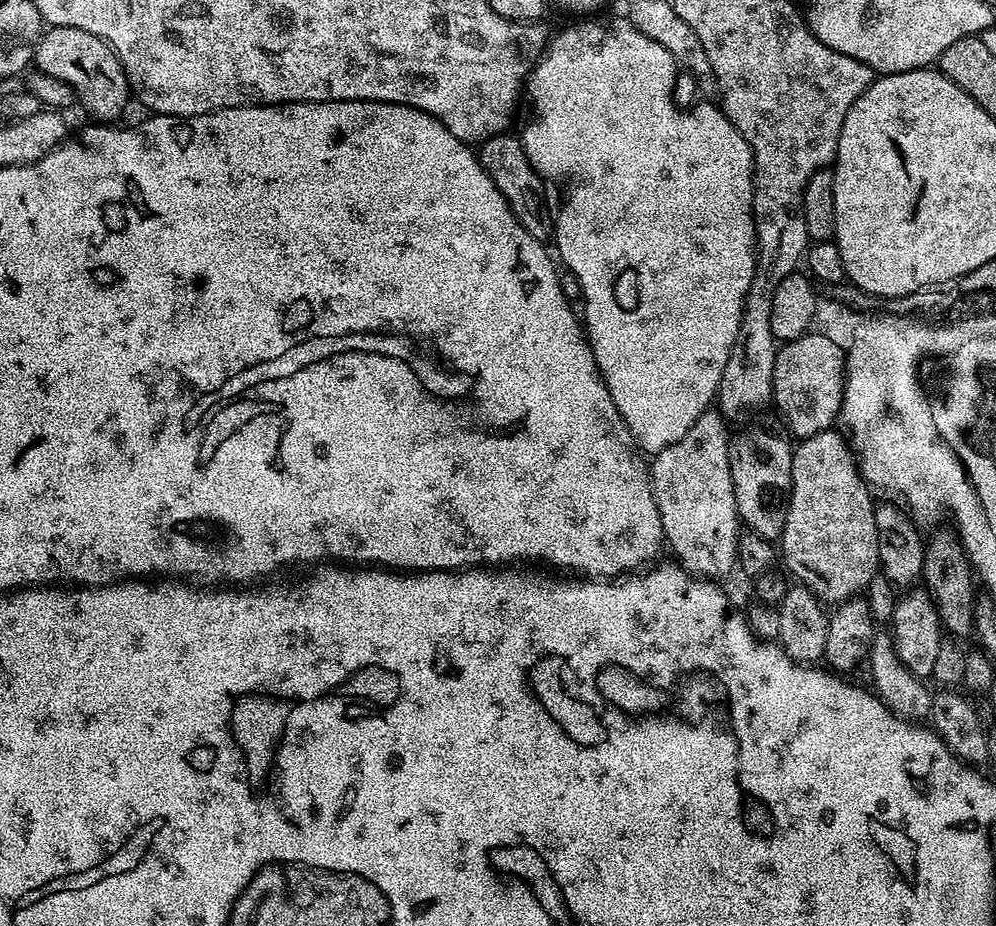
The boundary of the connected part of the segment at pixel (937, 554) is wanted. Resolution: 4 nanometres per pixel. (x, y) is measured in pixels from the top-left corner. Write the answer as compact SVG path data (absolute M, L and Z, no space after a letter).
M955 531L936 532L932 537L930 535L927 537L922 580L936 604L943 631L952 638L973 635L974 604L978 584L976 587L972 581L972 568L968 565L968 561L970 556L964 550L964 542Z

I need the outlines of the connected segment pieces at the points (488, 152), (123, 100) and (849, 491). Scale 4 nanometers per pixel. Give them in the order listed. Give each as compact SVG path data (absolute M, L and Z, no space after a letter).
M501 134L489 140L481 140L478 144L478 155L482 170L490 174L498 190L506 198L518 222L532 237L541 242L548 242L554 236L554 212L546 195L546 185L540 178L533 157L524 153L524 146L519 135Z
M49 27L36 46L34 64L39 71L66 82L76 92L77 101L100 122L116 122L128 104L130 89L124 67L114 50L100 36L77 28Z
M829 430L807 437L795 445L792 453L792 491L786 496L788 508L783 509L784 529L778 541L782 564L784 560L785 566L797 576L796 580L828 606L839 606L859 597L880 567L873 493L868 481L860 474L851 443L841 436L836 430Z

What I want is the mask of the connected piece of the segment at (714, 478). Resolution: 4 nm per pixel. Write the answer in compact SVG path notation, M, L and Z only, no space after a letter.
M709 410L702 413L698 418L698 422L694 422L694 426L690 426L690 430L678 442L674 442L674 446L666 446L658 453L655 453L650 460L650 471L652 474L652 493L656 499L658 506L658 514L662 518L662 526L664 527L664 539L667 547L672 547L672 552L677 556L679 567L685 568L687 572L701 578L720 578L716 576L728 576L738 564L737 552L742 543L742 525L740 516L736 512L736 503L734 502L734 482L730 474L730 454L728 453L728 445L730 443L730 435L728 436L729 421L724 419L724 415L719 410Z

